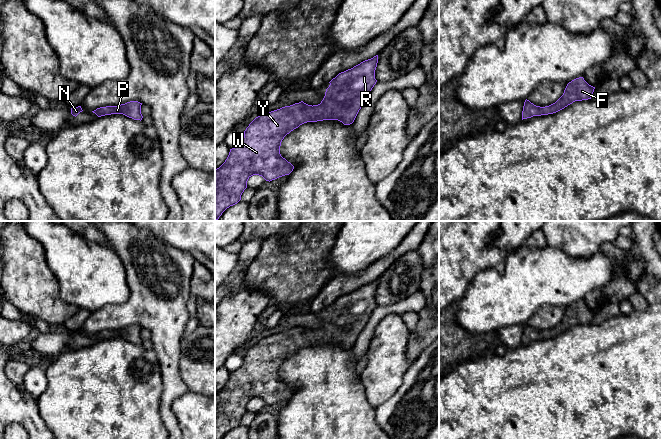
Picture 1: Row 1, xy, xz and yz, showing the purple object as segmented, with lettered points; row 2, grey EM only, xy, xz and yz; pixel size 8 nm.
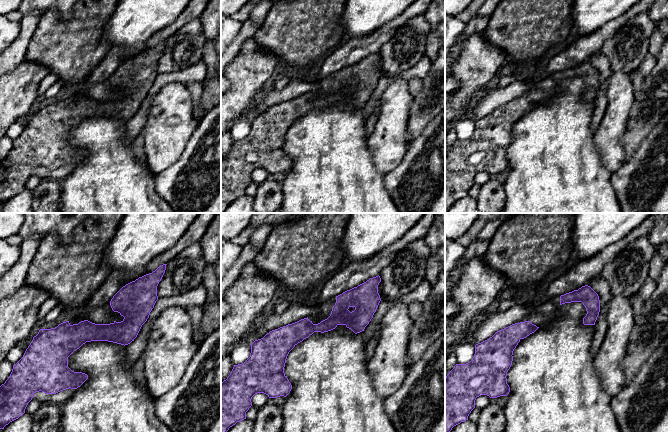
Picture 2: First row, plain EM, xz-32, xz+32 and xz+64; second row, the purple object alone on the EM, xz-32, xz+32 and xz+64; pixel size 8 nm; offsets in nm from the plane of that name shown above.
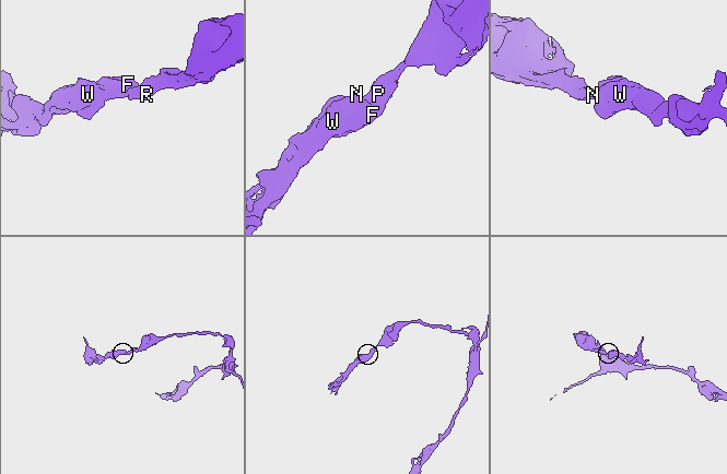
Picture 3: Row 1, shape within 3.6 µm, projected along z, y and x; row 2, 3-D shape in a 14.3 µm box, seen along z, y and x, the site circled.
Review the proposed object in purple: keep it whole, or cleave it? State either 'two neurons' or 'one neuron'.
one neuron

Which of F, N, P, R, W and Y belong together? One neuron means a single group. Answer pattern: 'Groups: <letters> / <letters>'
Groups: F N P R W Y

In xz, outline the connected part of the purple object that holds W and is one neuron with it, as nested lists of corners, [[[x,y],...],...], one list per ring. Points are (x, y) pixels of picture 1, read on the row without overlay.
[[[378,279],[339,297],[329,306],[325,320],[318,329],[312,330],[301,325],[256,341],[244,355],[242,366],[230,373],[225,386],[215,394],[215,439],[222,439],[227,432],[241,424],[251,400],[259,399],[270,406],[293,395],[294,390],[281,380],[280,370],[284,361],[300,349],[323,344],[338,344],[344,349],[352,348],[377,306],[377,287]]]

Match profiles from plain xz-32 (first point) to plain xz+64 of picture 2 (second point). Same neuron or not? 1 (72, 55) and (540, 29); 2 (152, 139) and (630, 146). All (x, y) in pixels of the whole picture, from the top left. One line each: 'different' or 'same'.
1: same
2: different

